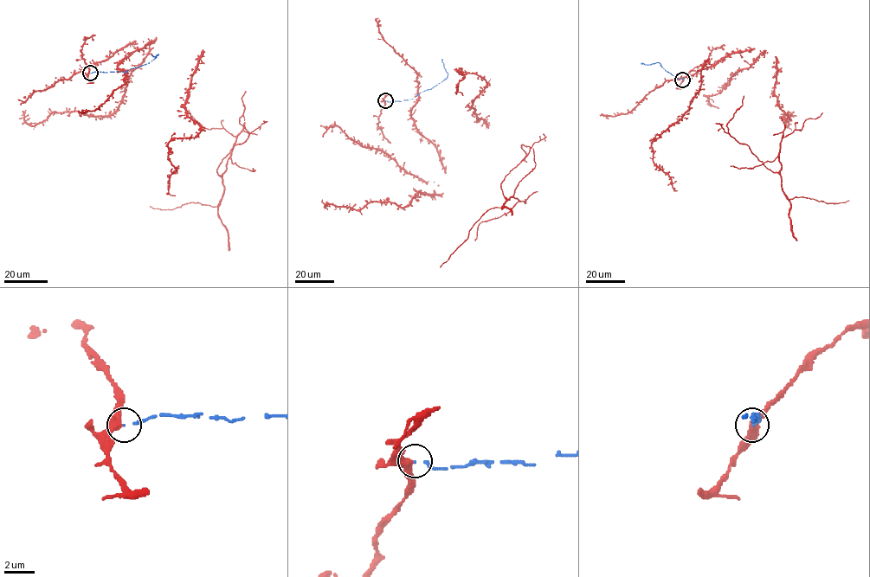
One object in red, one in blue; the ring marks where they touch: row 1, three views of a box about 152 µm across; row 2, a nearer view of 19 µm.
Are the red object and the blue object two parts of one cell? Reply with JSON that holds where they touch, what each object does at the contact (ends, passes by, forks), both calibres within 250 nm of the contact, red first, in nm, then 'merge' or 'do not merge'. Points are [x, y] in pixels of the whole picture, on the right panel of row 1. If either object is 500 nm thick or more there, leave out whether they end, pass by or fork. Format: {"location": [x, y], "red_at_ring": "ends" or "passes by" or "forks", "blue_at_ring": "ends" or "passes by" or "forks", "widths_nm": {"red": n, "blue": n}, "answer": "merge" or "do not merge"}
{"location": [682, 80], "red_at_ring": "passes by", "blue_at_ring": "ends", "widths_nm": {"red": 400, "blue": 150}, "answer": "do not merge"}

